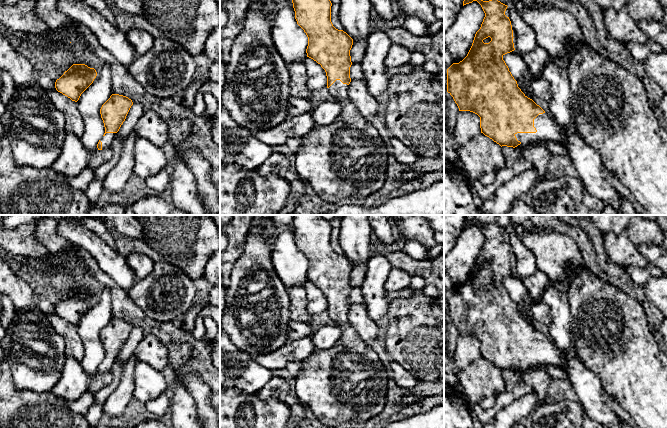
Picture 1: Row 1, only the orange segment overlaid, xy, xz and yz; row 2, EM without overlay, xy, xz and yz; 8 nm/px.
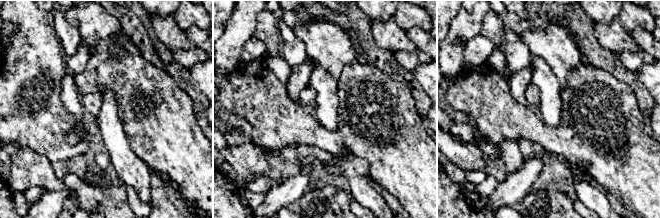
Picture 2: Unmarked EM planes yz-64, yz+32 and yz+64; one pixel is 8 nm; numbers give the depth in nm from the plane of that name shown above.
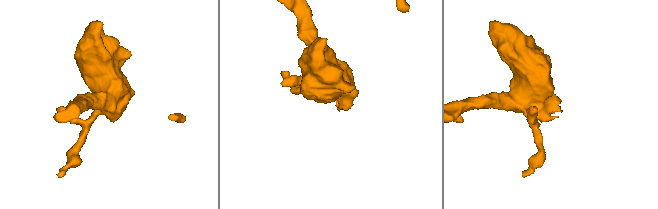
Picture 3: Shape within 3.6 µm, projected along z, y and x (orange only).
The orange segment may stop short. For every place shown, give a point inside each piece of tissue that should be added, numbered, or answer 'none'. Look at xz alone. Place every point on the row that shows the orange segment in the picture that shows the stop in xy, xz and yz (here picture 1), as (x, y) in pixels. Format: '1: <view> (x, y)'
1: xz (347, 158)

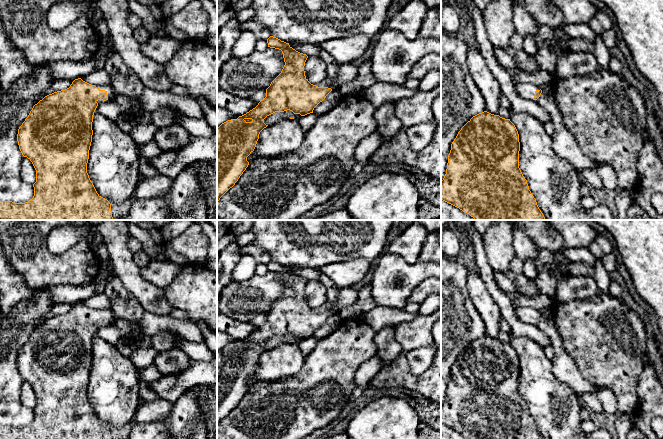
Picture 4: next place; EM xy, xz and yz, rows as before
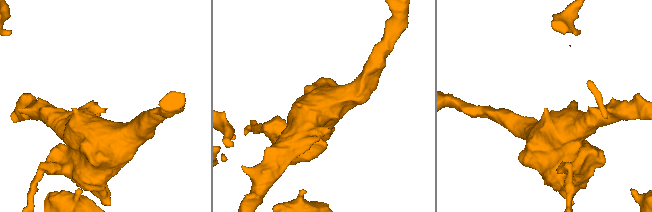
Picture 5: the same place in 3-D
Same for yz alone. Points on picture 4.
1: yz (524, 90)

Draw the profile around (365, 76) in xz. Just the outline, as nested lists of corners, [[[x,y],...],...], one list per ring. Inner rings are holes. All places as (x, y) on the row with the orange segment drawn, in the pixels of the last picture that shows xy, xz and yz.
[[[370,60],[359,65],[357,79],[360,82],[363,90],[378,82],[377,78],[372,72],[372,63]]]

